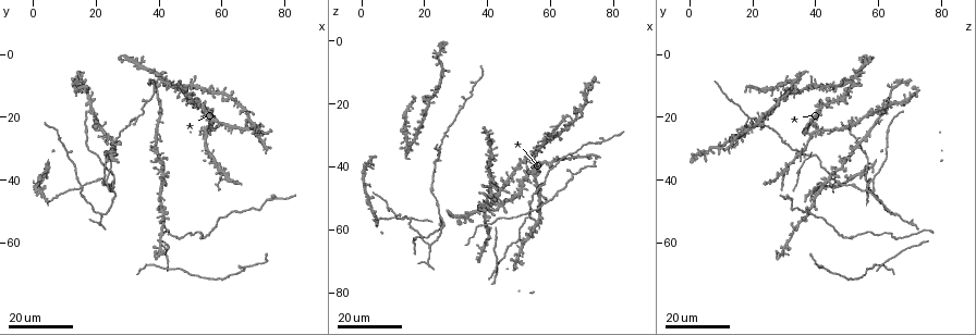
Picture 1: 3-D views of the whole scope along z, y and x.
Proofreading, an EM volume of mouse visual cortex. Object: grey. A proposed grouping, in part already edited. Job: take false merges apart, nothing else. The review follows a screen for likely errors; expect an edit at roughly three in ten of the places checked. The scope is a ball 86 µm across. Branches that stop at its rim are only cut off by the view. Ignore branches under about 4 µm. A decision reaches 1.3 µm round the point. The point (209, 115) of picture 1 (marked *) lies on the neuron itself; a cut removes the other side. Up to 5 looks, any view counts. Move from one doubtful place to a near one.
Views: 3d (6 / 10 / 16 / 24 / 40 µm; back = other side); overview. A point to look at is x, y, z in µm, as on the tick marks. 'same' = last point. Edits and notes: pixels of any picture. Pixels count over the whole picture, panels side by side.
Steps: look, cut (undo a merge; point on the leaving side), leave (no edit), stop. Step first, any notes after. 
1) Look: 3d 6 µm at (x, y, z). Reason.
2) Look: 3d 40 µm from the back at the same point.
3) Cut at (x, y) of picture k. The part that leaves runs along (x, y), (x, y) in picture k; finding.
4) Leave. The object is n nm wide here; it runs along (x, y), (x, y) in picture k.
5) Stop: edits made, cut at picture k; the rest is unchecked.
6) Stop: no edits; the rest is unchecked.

Look: 3d 24 µm at (24, 32, 38). Three-way junction.

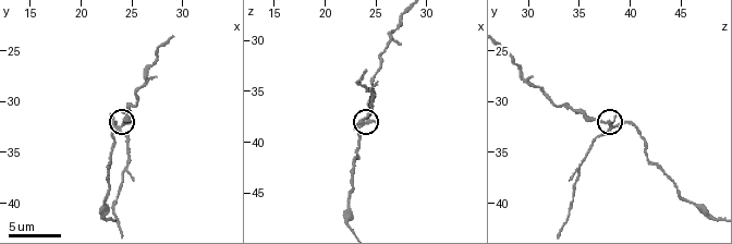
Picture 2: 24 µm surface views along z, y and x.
Look: 3d 6 µm at (24.0, 32.0, 38.0). Closer look.

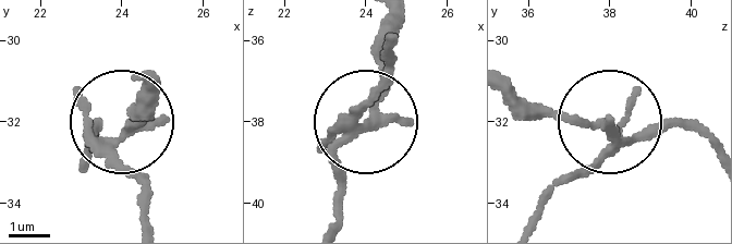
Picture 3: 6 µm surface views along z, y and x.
Cut at (80, 93) of picture 3. 3 arms meet here; a second neuron is stuck on.

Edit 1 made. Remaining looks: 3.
Look: overview.

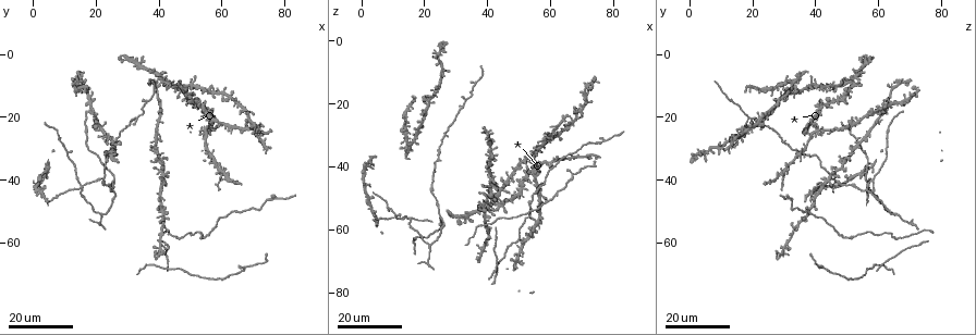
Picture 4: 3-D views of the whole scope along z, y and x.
Look: 3d 16 µm at (32, 21, 21). Thin neck.

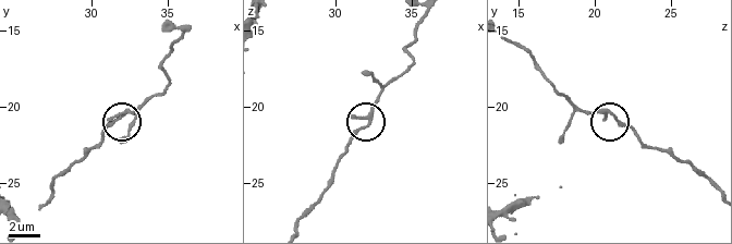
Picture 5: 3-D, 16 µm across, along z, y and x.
Look: 3d 6 µm at (31.8, 20.6, 21.4).

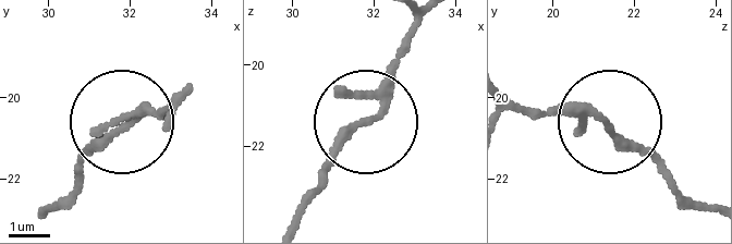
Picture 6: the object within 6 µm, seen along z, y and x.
Leave. The object is 160 nm wide here; it runs along (712, 208), (681, 195), (598, 114), (519, 105) in picture 6; continuous, no second neuron.

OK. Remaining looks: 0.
Stop: edits made, cut at picture 3; the rest is unchecked.

